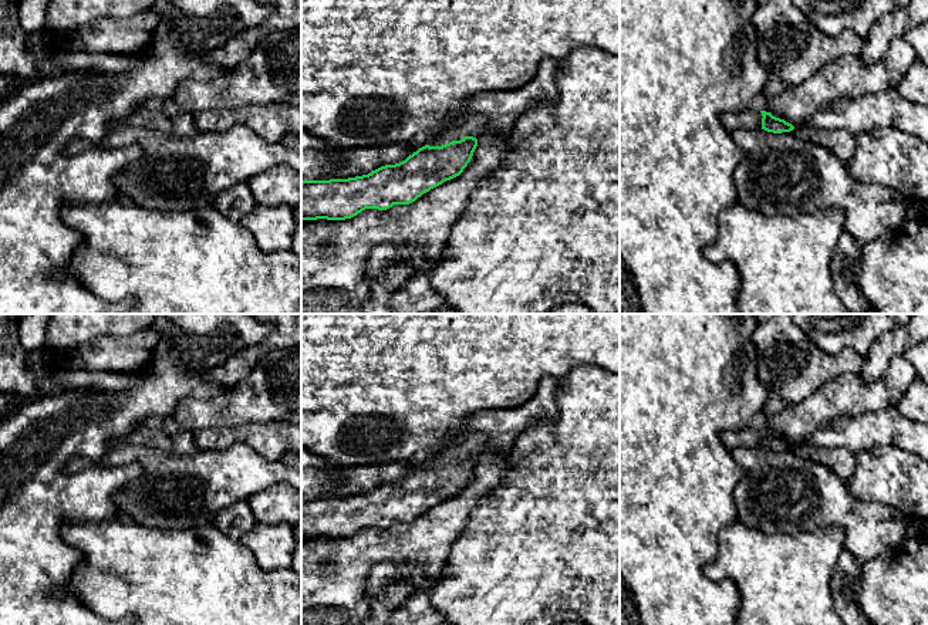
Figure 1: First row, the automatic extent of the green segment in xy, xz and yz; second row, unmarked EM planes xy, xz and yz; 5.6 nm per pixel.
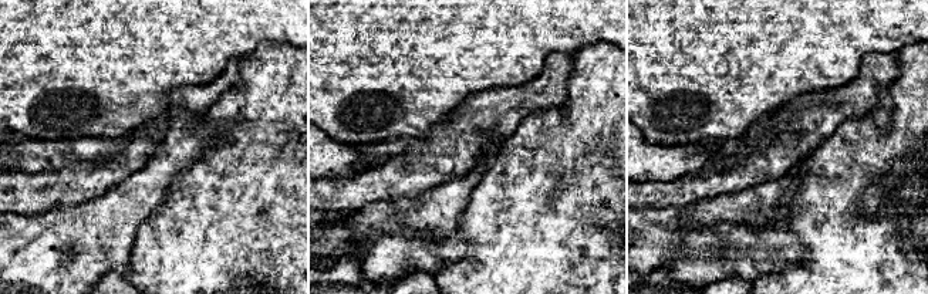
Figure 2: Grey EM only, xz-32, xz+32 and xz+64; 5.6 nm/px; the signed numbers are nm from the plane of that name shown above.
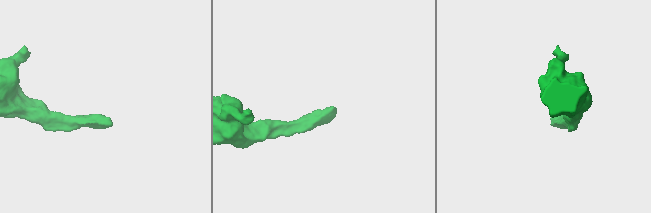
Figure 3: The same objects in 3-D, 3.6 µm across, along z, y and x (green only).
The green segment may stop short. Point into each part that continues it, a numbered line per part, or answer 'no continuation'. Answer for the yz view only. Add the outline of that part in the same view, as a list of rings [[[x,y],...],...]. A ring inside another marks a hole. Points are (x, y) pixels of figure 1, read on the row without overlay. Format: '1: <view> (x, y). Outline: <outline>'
1: yz (751, 436). Outline: [[[752,423],[740,430],[723,430],[721,433],[721,440],[729,450],[739,446],[762,447],[762,436],[759,425]]]

